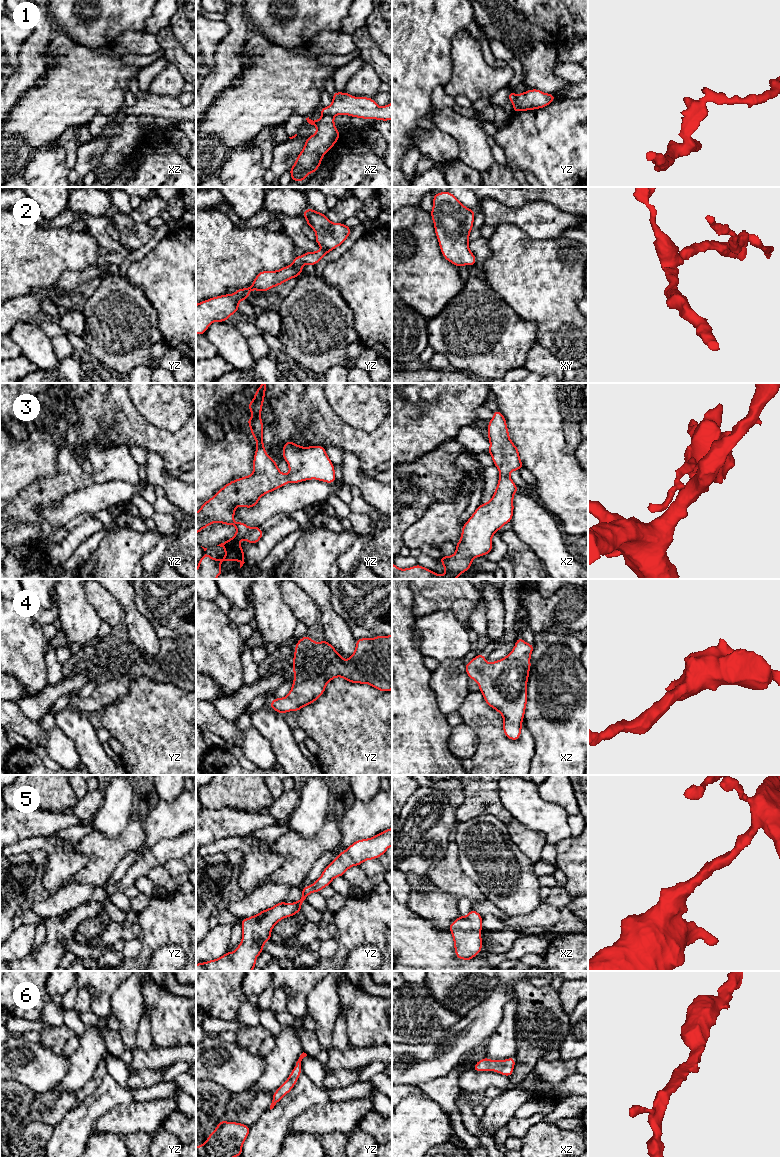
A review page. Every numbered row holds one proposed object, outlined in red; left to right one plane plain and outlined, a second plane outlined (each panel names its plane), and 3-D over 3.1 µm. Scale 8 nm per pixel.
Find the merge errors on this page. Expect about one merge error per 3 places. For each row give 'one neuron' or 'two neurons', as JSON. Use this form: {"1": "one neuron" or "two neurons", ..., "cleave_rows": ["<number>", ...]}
{"1": "two neurons", "2": "one neuron", "3": "one neuron", "4": "one neuron", "5": "one neuron", "6": "one neuron", "cleave_rows": ["1"]}

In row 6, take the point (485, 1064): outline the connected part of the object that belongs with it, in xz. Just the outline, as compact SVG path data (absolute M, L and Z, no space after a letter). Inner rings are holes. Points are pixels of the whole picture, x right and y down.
M514 1056L505 1060L491 1060L487 1057L484 1057L473 1066L472 1070L477 1072L494 1071L504 1076L510 1077L513 1074L514 1067Z

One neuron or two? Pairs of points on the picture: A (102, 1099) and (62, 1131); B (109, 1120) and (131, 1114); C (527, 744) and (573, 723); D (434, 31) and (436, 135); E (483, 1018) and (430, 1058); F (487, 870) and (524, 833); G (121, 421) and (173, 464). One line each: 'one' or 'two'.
A: one
B: one
C: two
D: two
E: one
F: two
G: one

